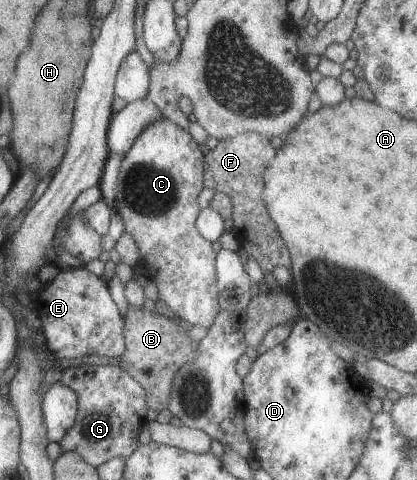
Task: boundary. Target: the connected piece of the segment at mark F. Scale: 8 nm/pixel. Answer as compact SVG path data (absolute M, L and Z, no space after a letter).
M253 132L242 133L234 138L218 141L212 151L203 156L204 188L221 192L230 197L232 203L232 234L239 248L252 258L262 272L271 272L276 267L290 270L291 260L276 225L271 221L262 199L263 172L272 164L276 149L268 139Z

